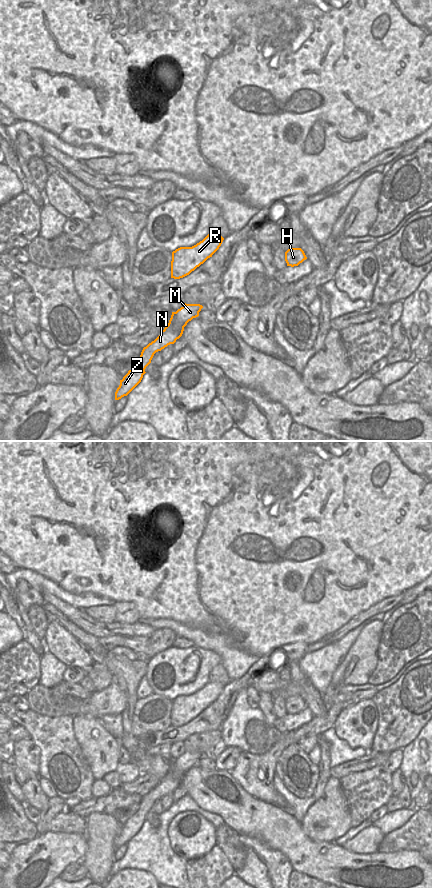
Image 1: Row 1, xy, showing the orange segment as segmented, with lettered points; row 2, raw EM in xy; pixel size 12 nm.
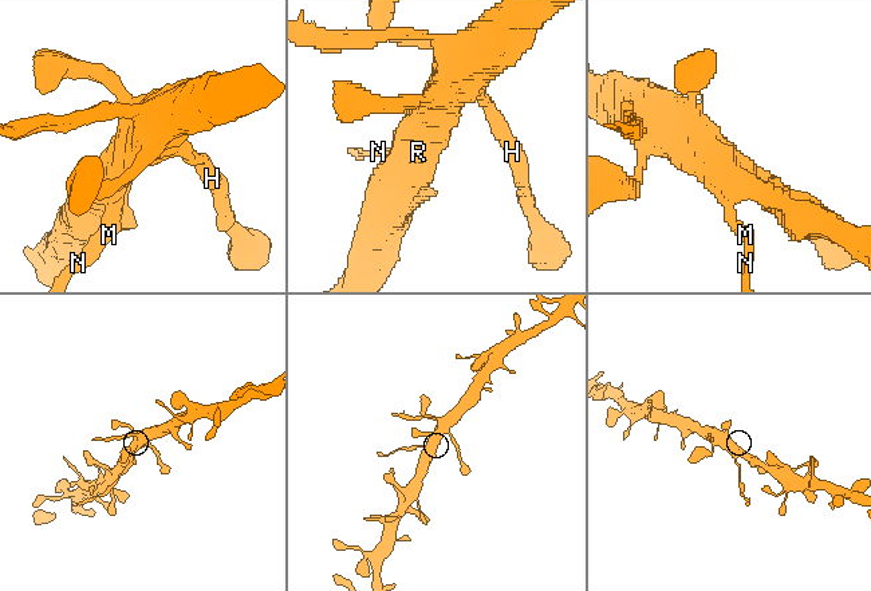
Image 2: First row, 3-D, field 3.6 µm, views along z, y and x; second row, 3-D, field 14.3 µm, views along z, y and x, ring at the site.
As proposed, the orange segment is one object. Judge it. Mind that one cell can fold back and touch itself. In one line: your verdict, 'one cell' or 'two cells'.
two cells

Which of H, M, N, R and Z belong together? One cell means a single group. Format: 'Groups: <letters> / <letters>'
Groups: H M R / N Z

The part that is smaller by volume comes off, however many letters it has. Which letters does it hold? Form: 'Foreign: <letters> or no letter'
Foreign: N, Z

